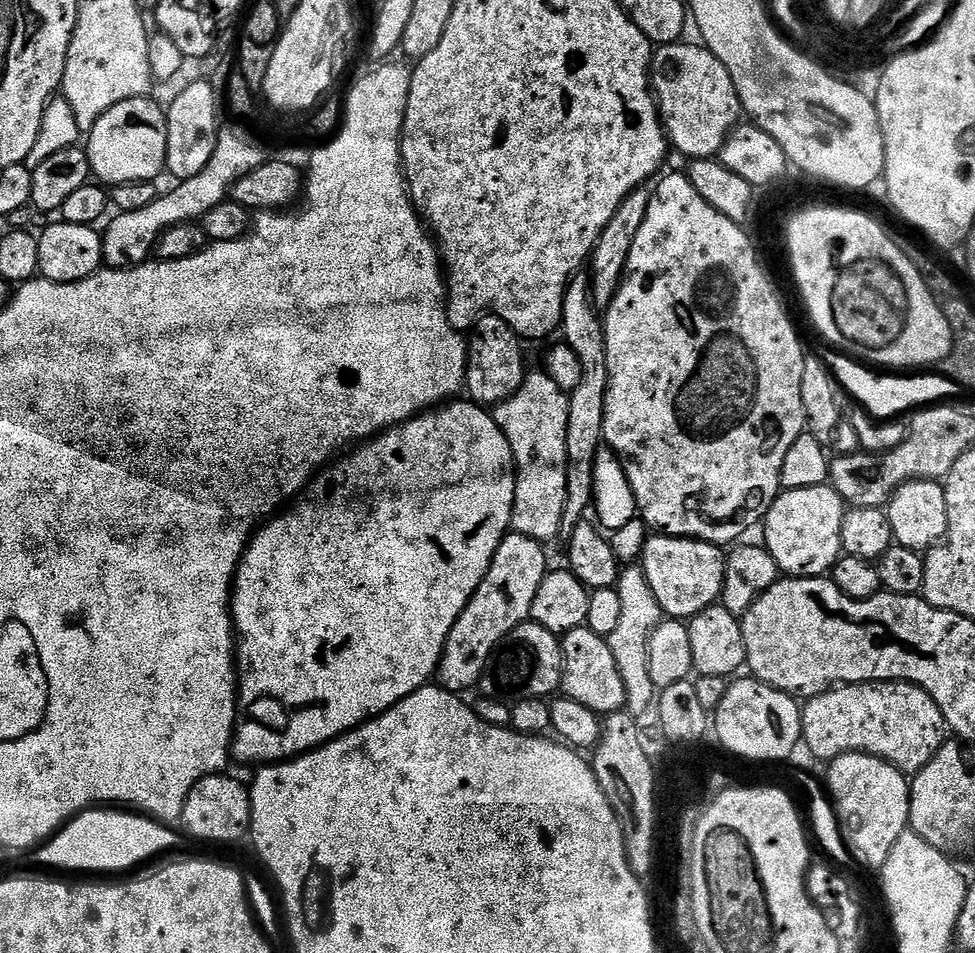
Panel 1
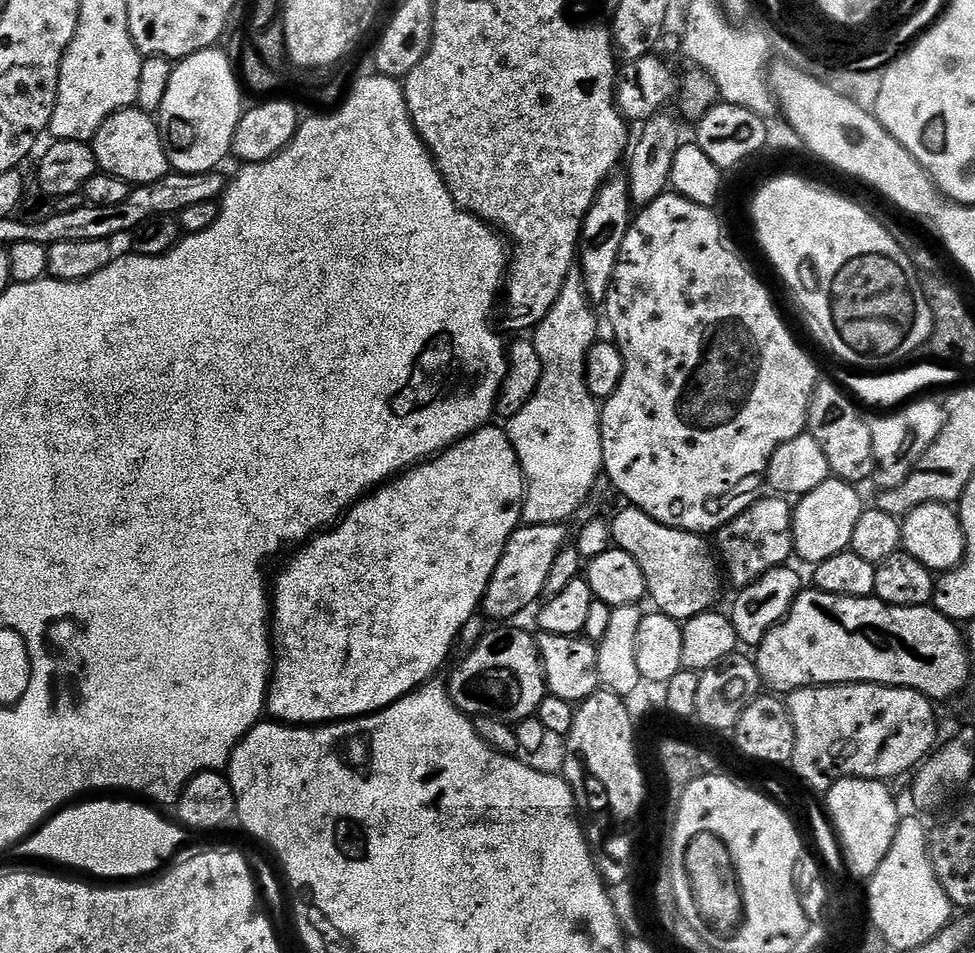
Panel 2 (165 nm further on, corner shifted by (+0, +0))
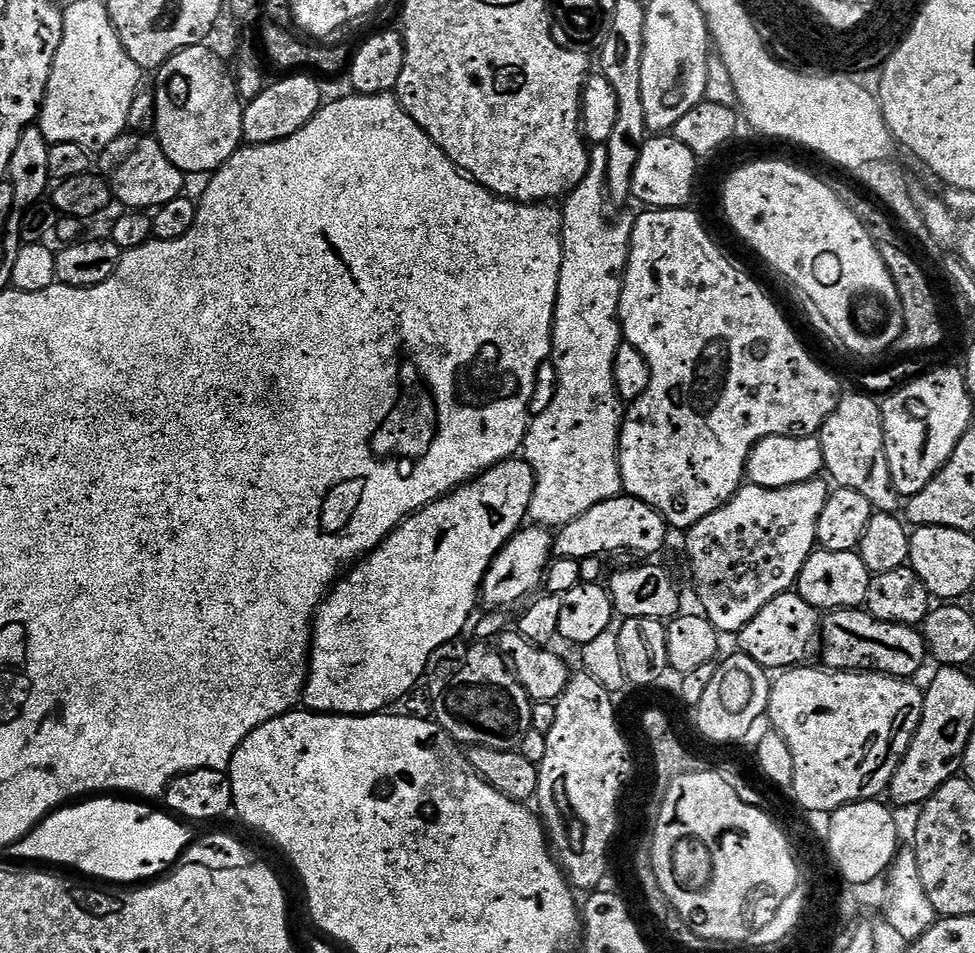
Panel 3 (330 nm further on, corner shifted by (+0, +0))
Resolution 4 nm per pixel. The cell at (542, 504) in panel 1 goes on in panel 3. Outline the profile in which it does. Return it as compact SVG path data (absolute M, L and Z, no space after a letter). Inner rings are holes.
M596 146L591 149L586 177L582 178L573 192L568 193L563 204L560 241L564 246L564 257L558 280L550 357L550 363L556 367L556 393L554 402L550 402L542 414L531 417L522 449L523 459L528 461L536 475L536 489L528 507L528 515L533 525L541 525L549 530L565 528L574 522L574 518L598 506L599 502L617 499L624 486L620 477L622 408L618 403L613 372L618 348L622 343L620 299L624 289L624 275L628 270L628 255L632 252L633 221L612 220L608 213L607 147Z

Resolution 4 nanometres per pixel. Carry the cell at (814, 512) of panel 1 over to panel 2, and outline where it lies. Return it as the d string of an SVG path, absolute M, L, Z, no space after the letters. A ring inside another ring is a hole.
M830 478L818 486L818 490L810 490L810 494L799 497L795 501L792 513L792 546L797 557L801 556L809 566L826 562L826 558L834 558L834 554L849 551L854 538L854 526L858 526L858 518L866 510L866 503L859 496L857 485L847 484L844 480Z

